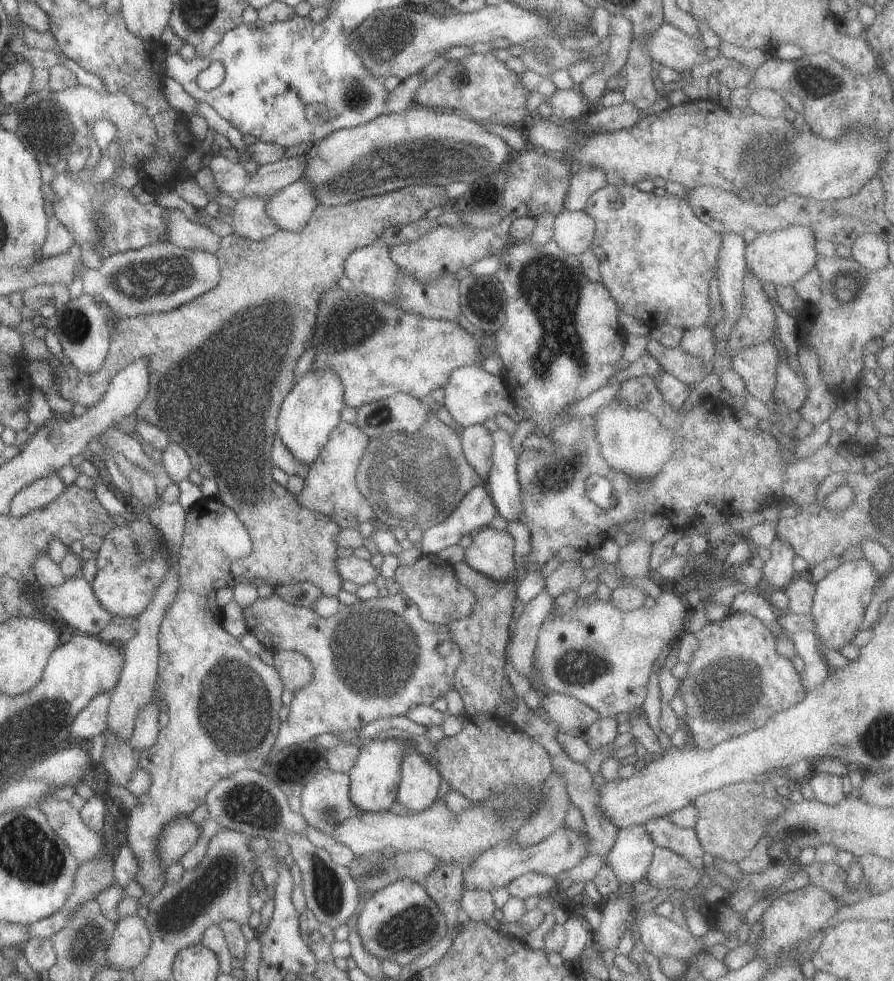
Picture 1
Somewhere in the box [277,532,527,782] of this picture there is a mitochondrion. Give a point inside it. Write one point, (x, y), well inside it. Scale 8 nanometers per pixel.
(376, 653)

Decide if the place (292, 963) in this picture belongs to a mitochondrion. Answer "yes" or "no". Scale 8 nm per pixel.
no

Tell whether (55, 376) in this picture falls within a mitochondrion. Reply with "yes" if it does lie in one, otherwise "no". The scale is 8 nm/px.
no

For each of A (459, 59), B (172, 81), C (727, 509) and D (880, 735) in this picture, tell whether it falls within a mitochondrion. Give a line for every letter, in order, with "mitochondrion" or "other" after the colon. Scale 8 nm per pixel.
A: other
B: other
C: other
D: mitochondrion

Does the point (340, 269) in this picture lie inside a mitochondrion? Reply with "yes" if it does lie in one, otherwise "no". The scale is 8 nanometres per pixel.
no

